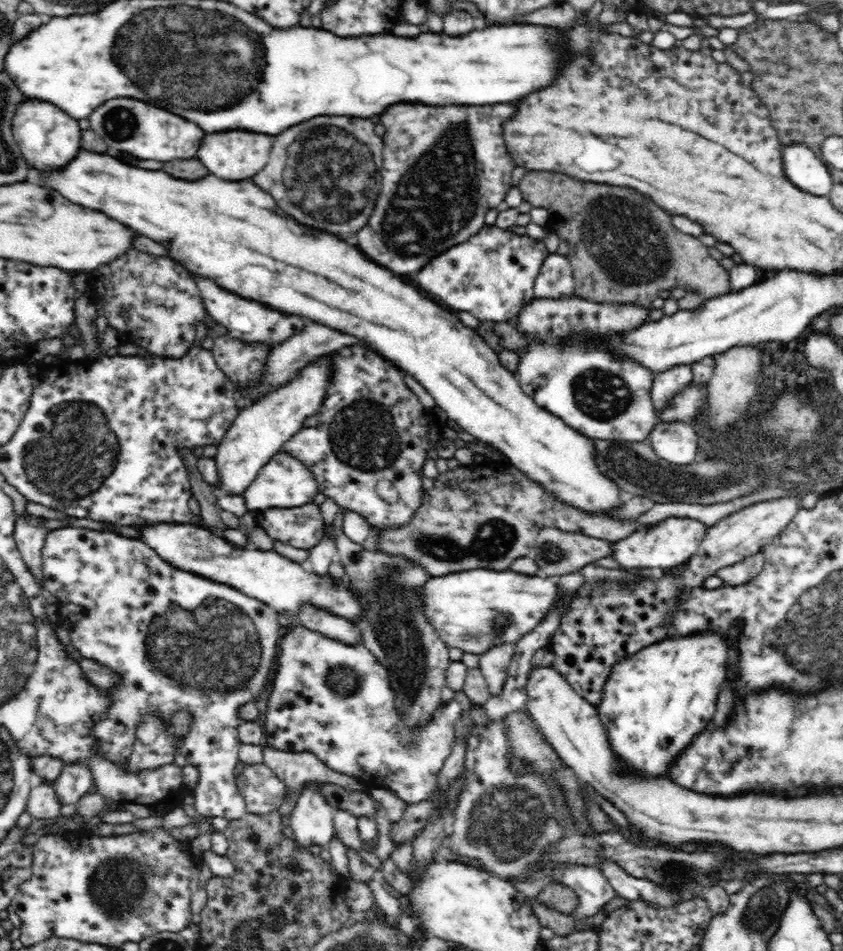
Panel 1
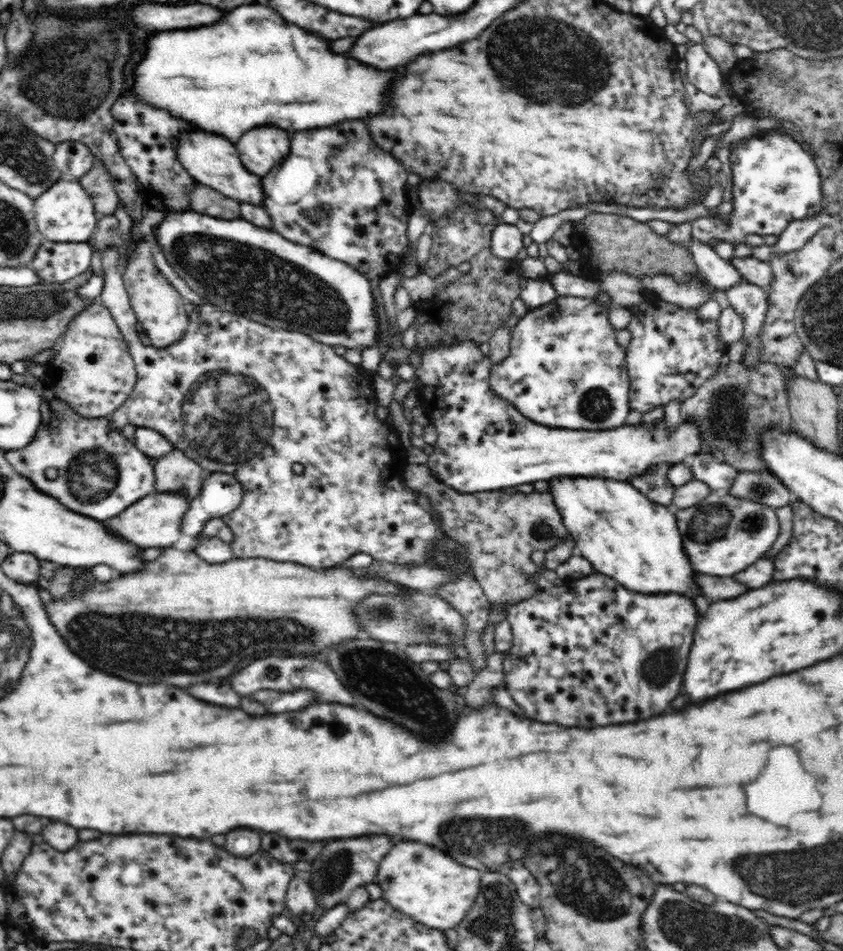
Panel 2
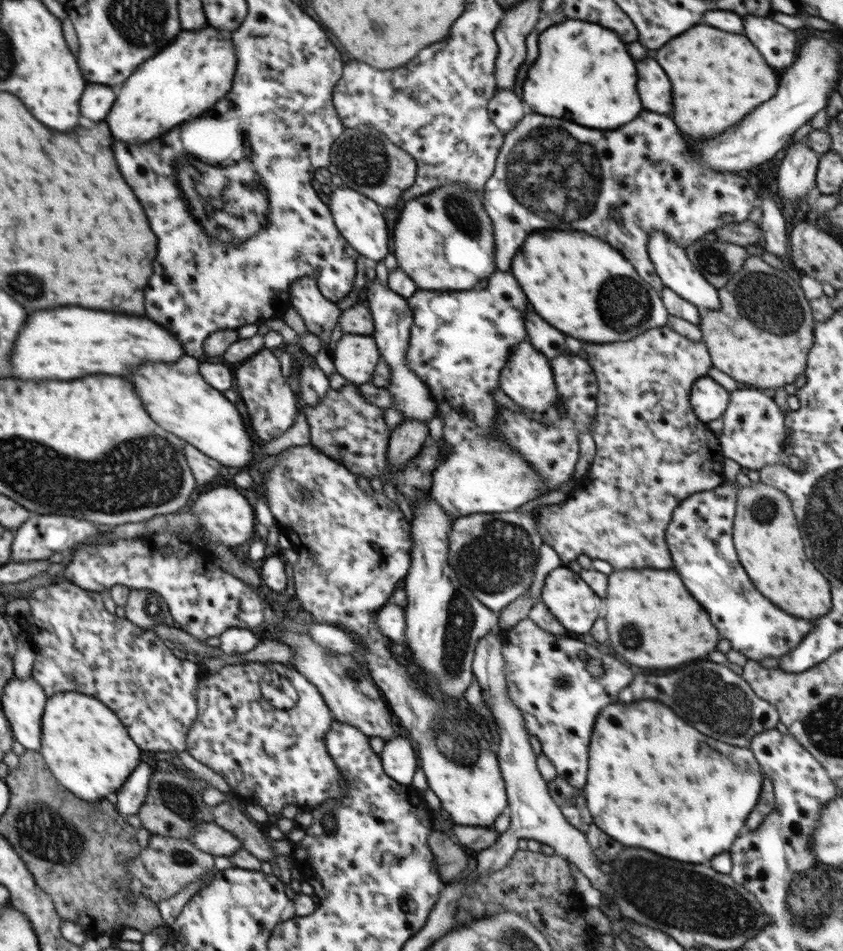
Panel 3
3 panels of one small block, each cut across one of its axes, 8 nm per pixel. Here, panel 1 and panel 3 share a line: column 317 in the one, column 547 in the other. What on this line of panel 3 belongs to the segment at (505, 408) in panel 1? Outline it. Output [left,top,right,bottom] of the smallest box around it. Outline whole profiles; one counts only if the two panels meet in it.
[510,230,669,343]

